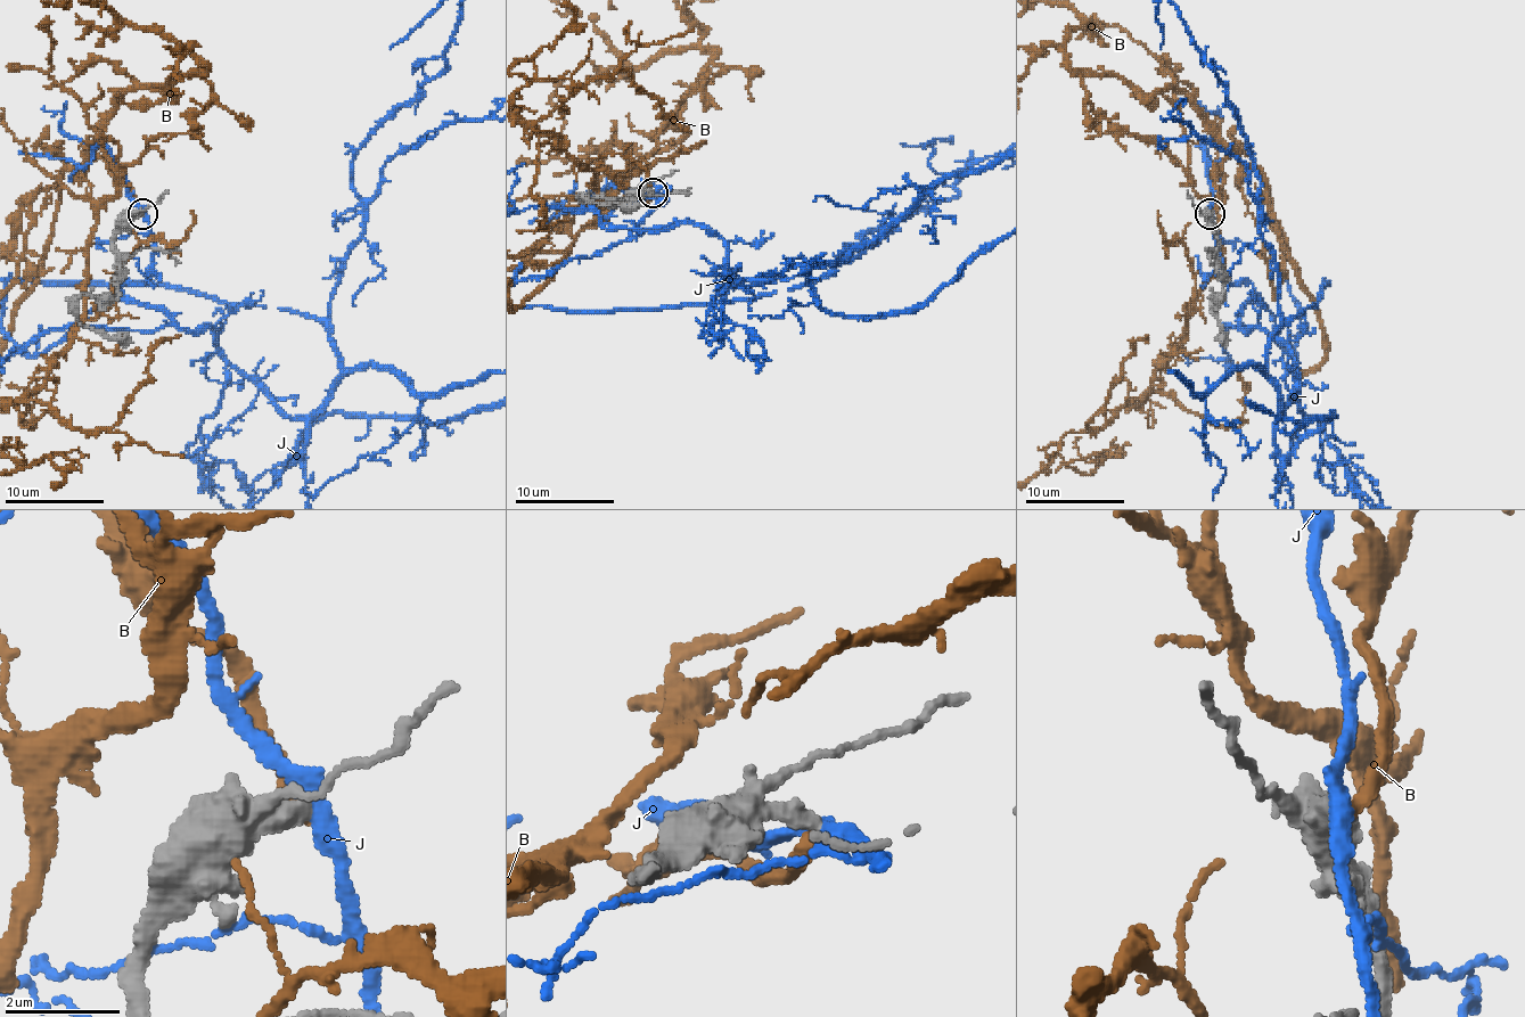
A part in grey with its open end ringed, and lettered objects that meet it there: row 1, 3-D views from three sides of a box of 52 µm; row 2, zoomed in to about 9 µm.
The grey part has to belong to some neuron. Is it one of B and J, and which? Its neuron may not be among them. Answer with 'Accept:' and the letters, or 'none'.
Accept: B

